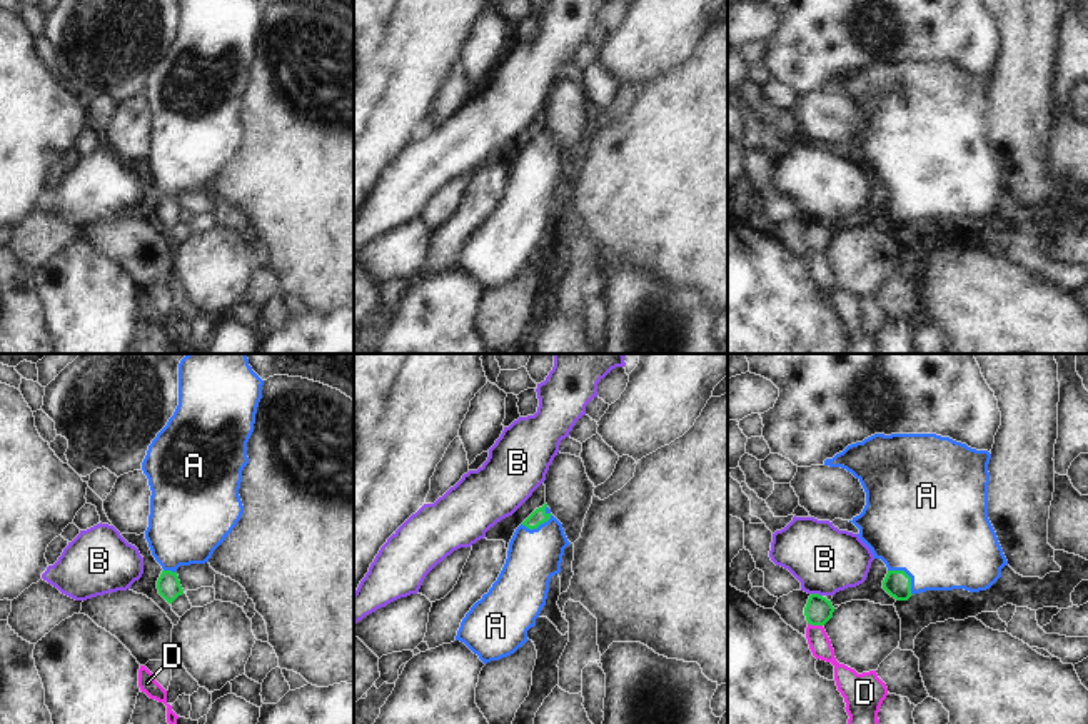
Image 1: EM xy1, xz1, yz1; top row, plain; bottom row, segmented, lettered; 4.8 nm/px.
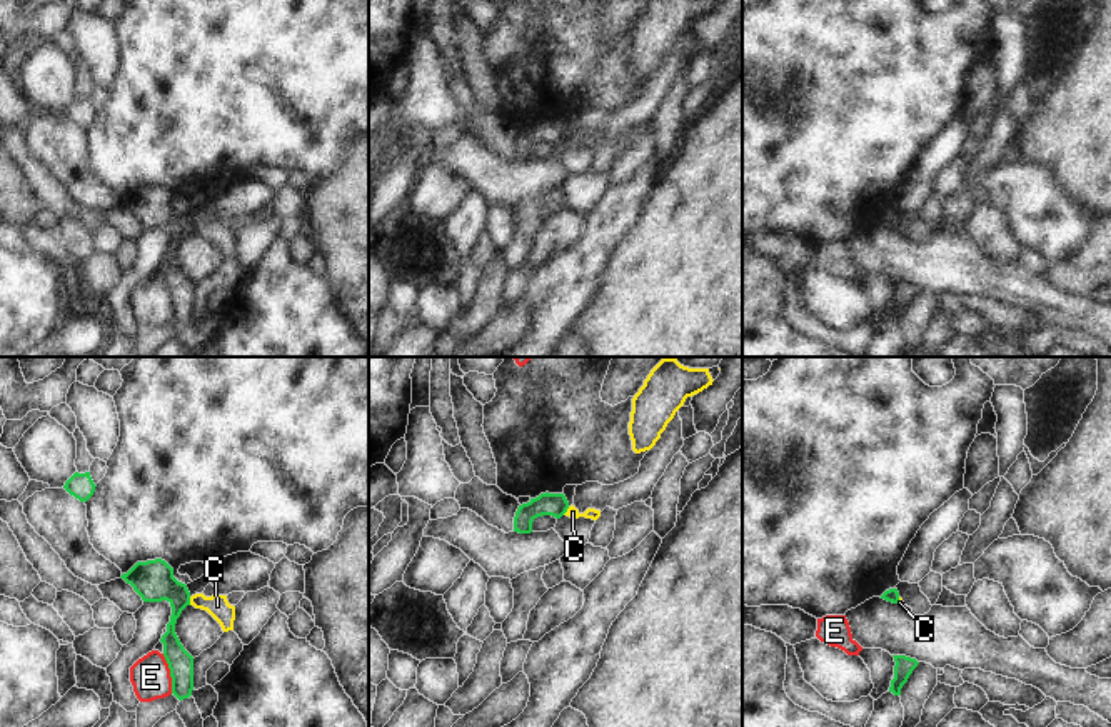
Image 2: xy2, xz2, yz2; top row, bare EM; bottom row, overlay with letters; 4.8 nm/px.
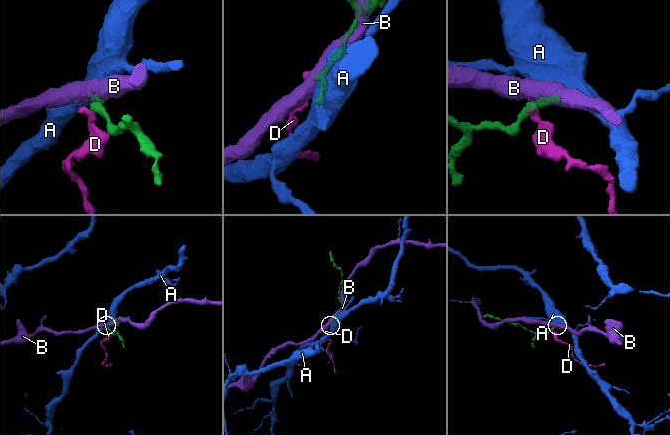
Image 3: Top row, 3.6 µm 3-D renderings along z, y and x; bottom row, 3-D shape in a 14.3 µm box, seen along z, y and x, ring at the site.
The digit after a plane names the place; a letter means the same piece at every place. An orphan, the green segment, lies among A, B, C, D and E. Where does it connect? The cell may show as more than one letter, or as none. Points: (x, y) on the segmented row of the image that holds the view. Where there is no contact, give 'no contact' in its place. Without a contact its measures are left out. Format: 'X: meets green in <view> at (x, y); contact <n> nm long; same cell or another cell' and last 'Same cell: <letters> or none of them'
A: meets green in xz1 at (536, 527); contact 160 nm long; same cell
B: meets green in yz1 at (816, 594); contact 60 nm long; another cell
C: meets green in xy2 at (189, 601); contact 40 nm long; another cell
D: meets green in yz1 at (815, 624); contact 70 nm long; another cell
E: meets green in xy2 at (170, 674); contact 200 nm long; another cell
Same cell: A

